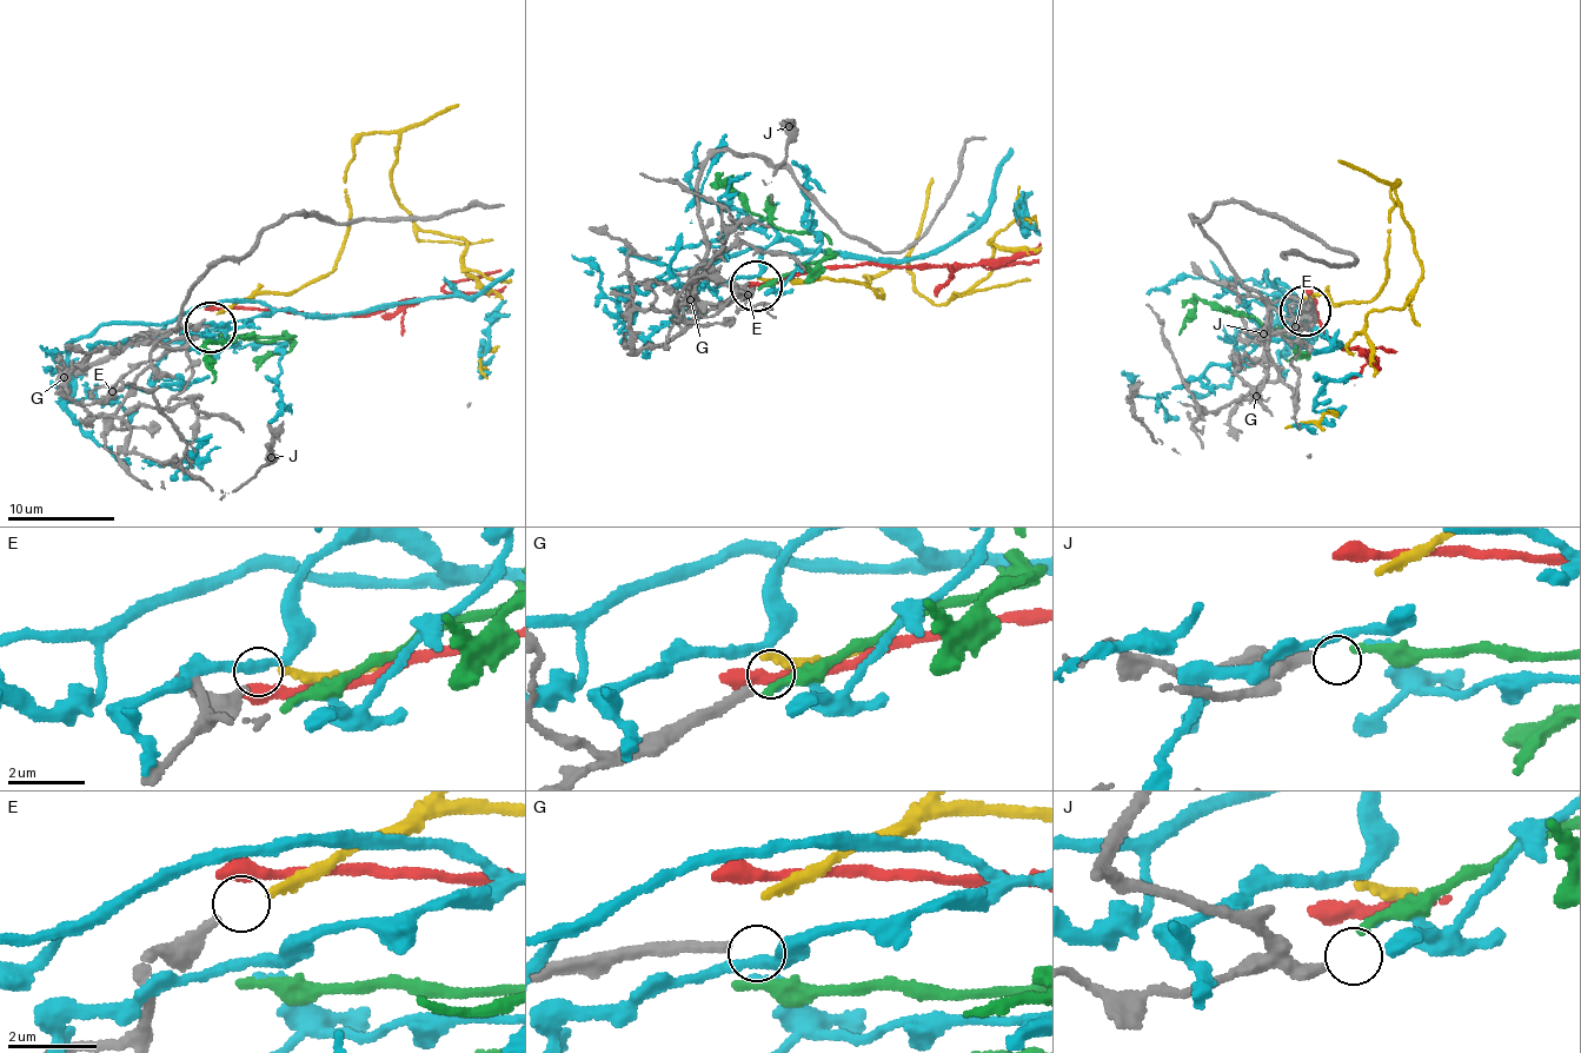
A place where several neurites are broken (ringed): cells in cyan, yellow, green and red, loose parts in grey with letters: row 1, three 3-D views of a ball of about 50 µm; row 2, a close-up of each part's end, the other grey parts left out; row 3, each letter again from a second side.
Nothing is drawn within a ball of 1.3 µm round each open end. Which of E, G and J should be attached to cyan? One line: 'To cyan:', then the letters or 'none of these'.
To cyan: none of these

